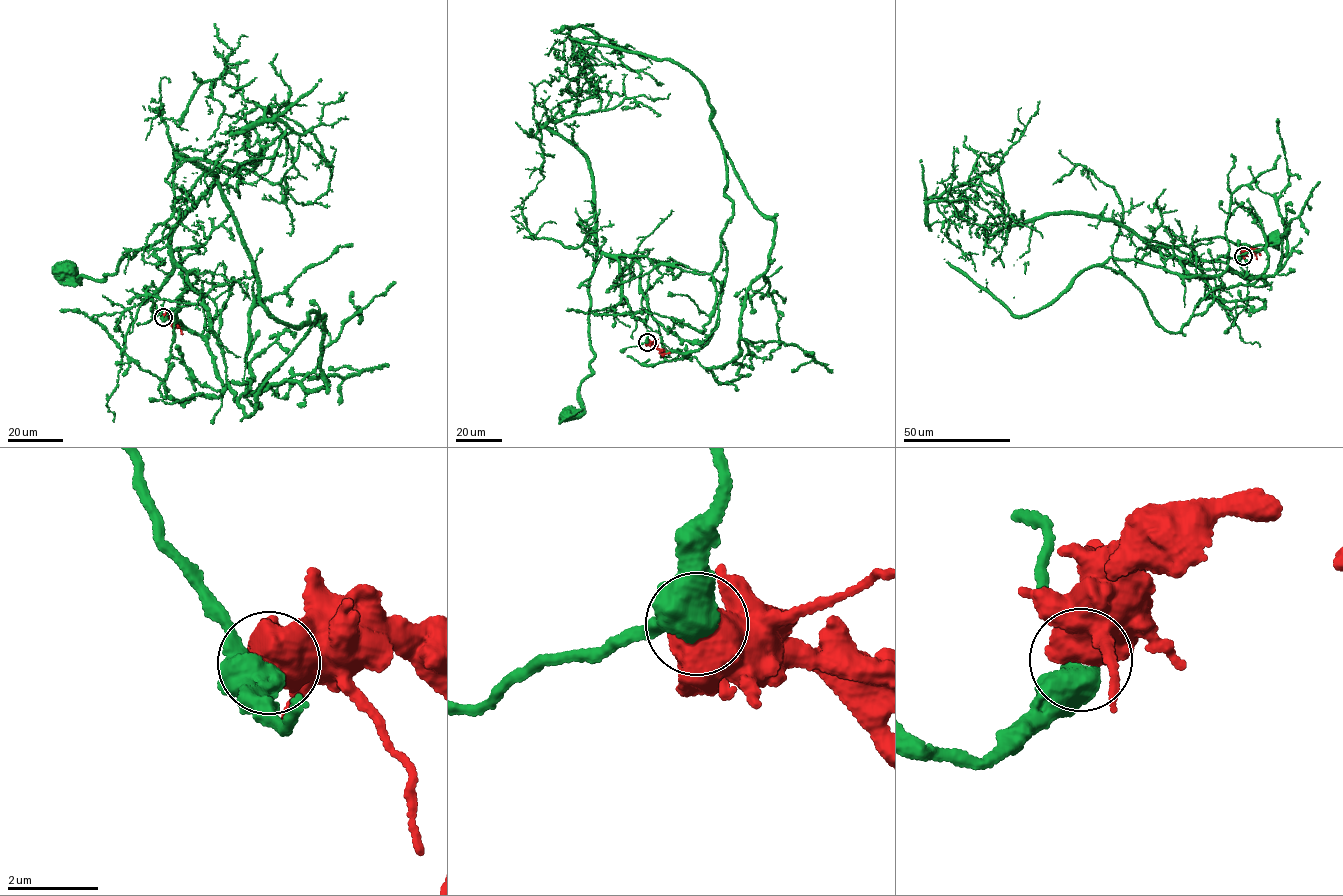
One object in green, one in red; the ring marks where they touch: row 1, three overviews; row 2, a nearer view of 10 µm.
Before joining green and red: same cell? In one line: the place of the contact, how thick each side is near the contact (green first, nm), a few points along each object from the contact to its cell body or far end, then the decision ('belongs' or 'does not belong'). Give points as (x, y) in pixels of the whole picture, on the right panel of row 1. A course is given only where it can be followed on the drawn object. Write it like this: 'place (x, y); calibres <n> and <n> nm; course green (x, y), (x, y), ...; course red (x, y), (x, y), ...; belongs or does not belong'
place (1243, 256); calibres 600 and 800 nm; course green (1243, 256), (1208, 260), (1171, 247), (1156, 251), (1140, 237), (1177, 247), (1218, 237), (1250, 247), (1274, 239); course red (1243, 256), (1253, 249), (1261, 255); does not belong

